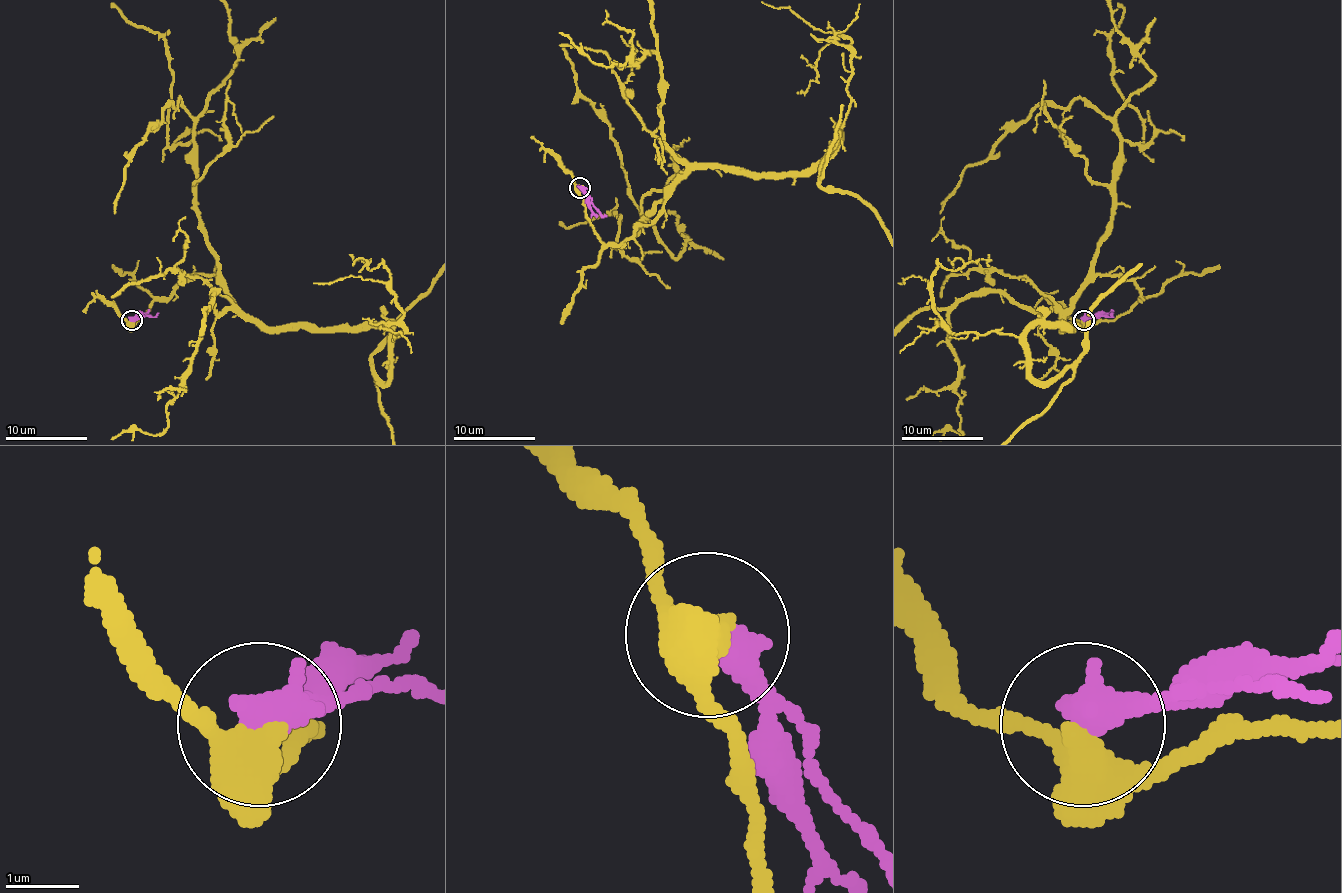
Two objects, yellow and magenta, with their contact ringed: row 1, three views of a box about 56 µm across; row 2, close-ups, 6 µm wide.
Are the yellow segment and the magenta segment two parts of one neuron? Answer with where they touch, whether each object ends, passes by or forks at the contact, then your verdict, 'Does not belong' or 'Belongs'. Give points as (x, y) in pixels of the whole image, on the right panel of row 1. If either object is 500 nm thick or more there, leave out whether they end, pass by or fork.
Place: (1083, 320). Does not belong

